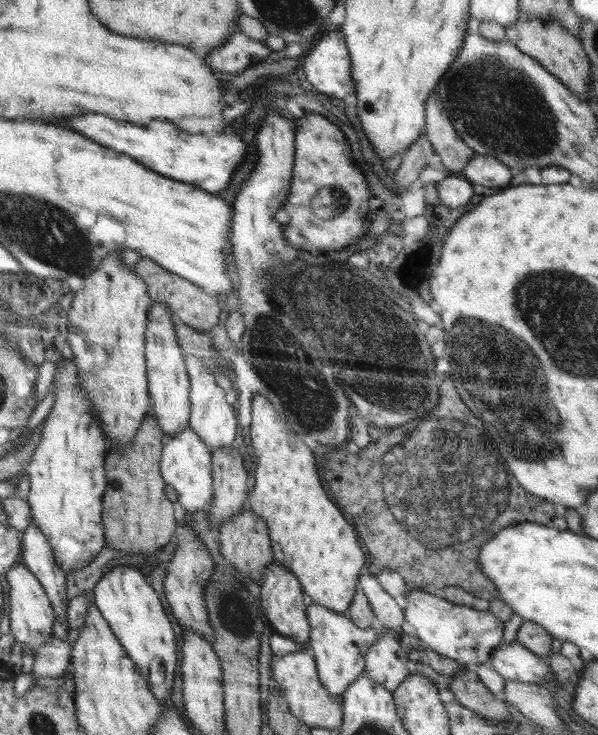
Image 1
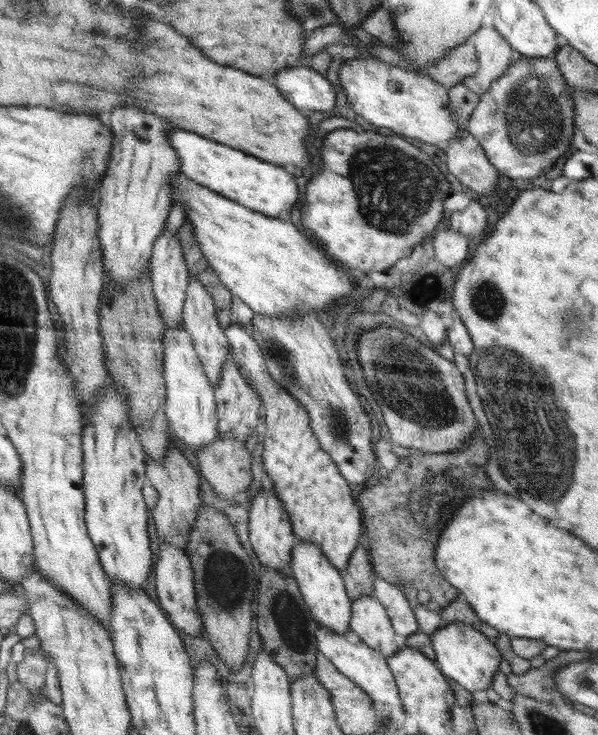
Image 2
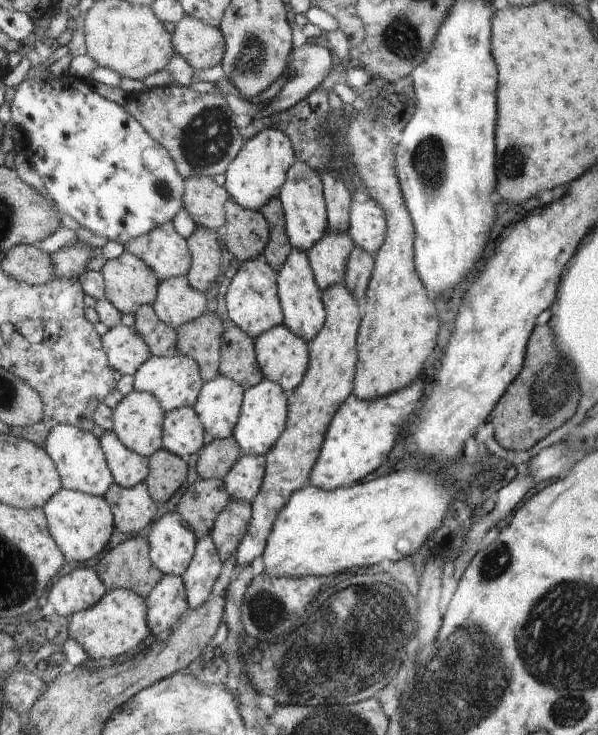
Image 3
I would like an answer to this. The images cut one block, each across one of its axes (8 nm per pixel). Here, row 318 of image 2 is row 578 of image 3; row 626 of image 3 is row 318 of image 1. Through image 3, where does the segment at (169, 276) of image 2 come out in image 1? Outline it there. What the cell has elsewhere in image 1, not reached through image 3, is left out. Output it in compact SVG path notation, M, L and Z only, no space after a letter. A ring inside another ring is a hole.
M156 302L148 313L145 334L145 366L147 371L147 389L151 403L151 412L161 428L164 440L189 426L191 404L189 401L190 381L185 355L178 346L174 330L176 320L165 302Z

